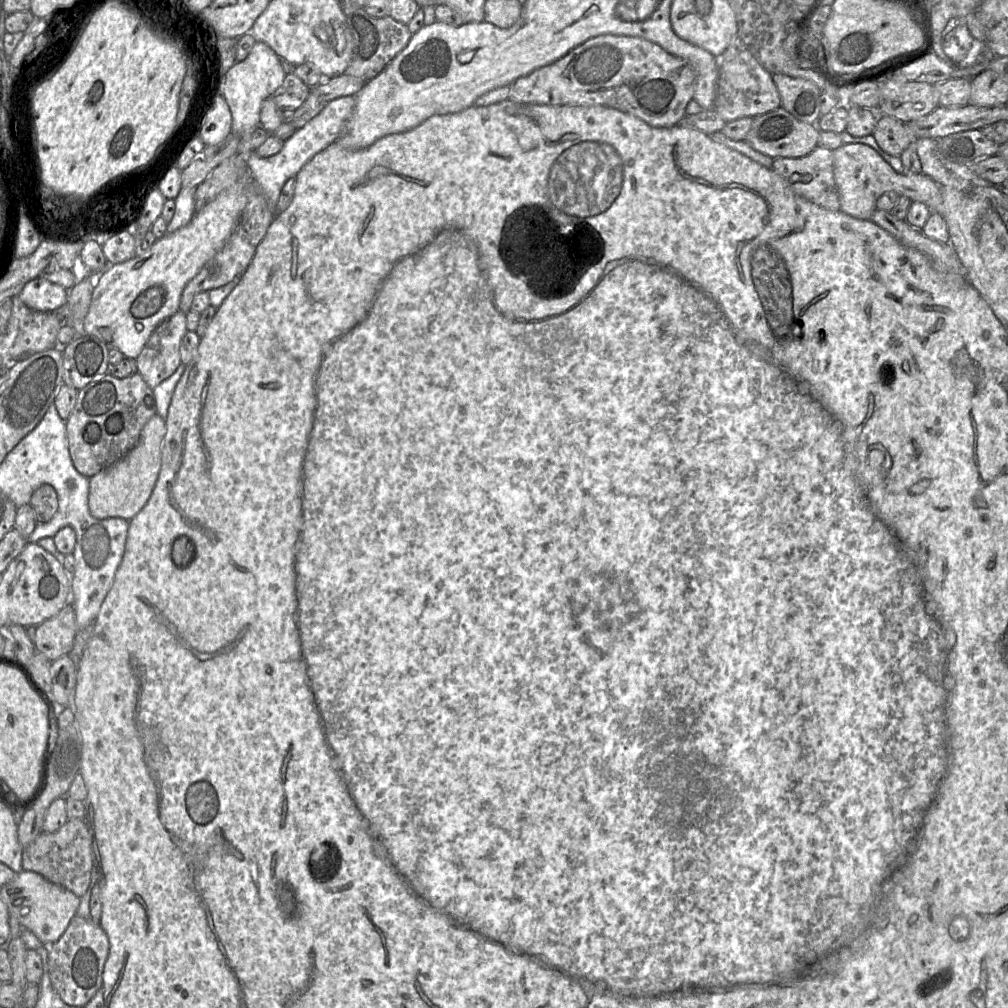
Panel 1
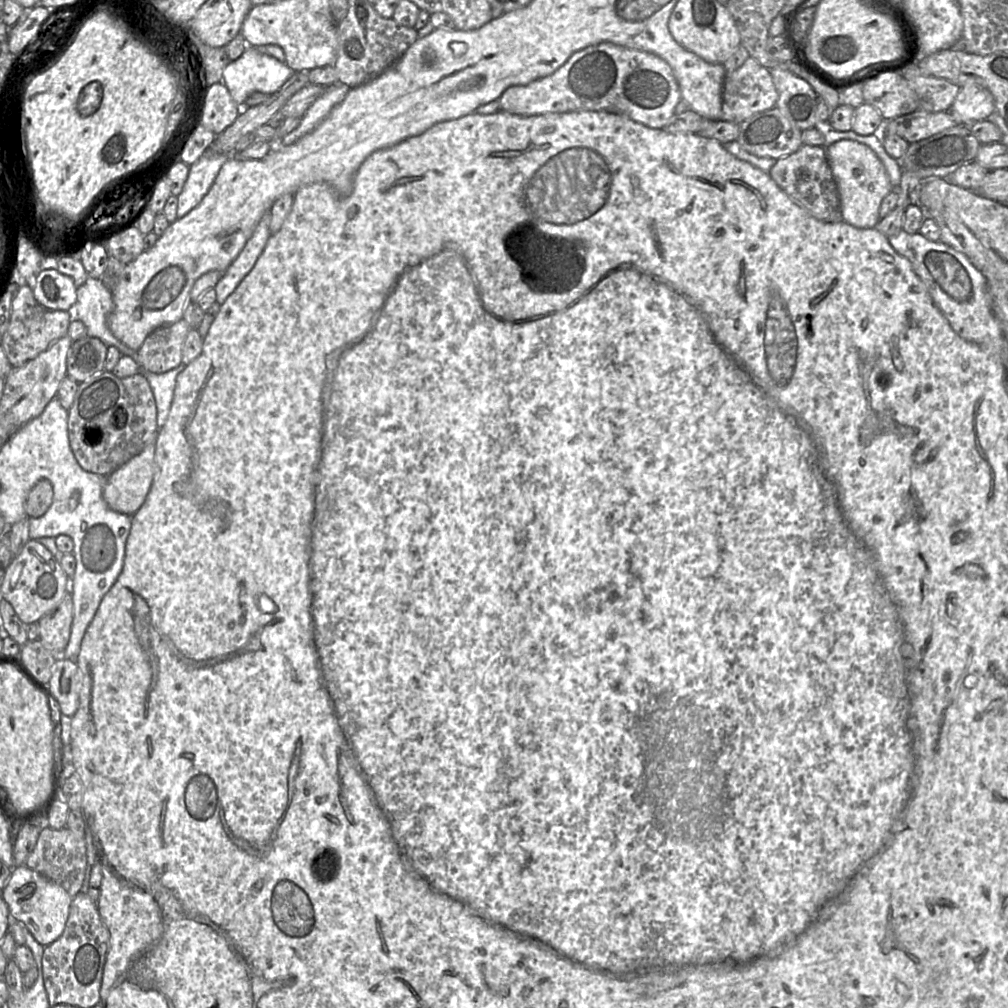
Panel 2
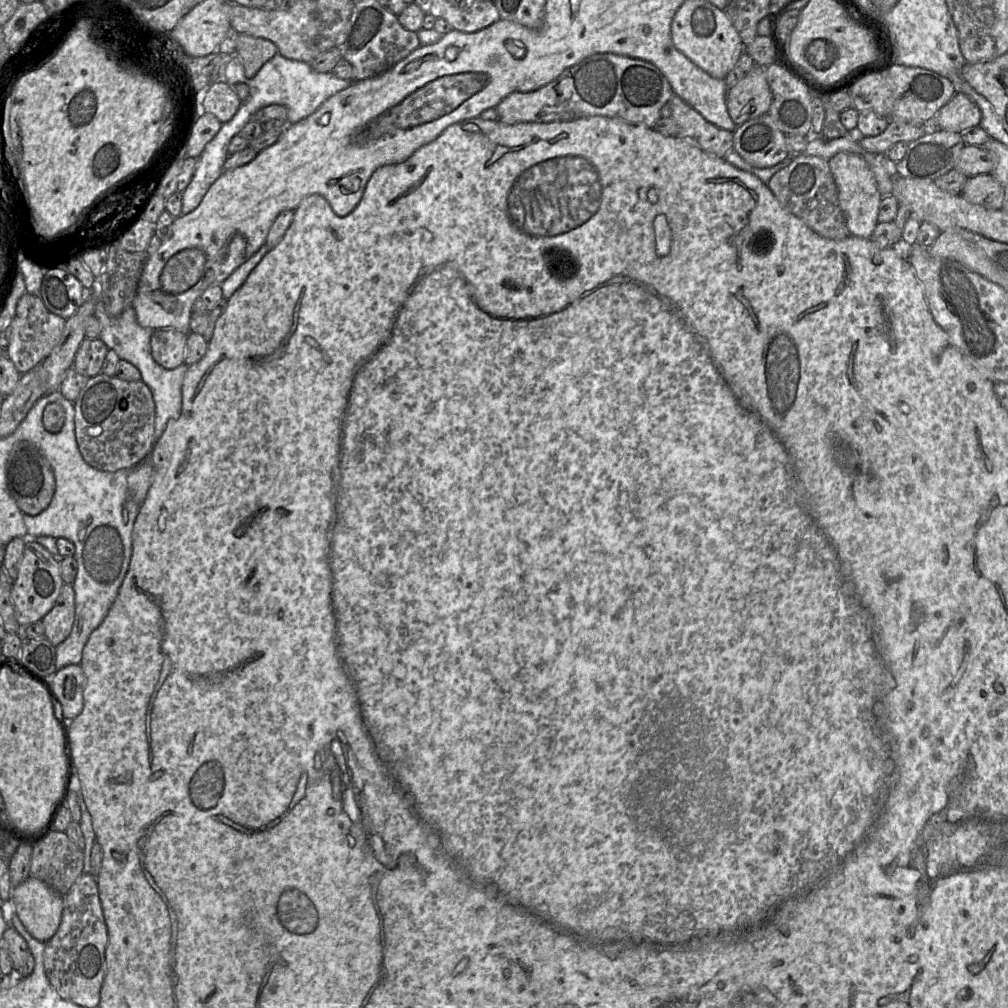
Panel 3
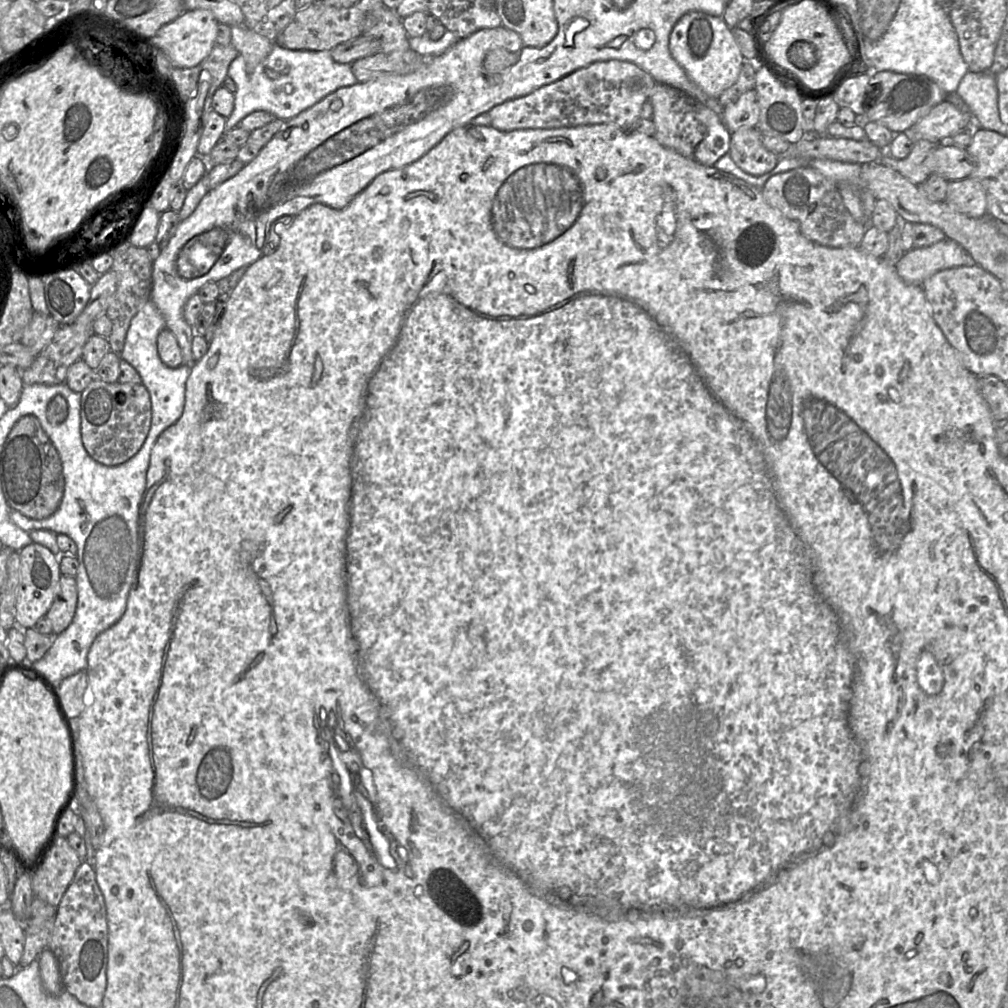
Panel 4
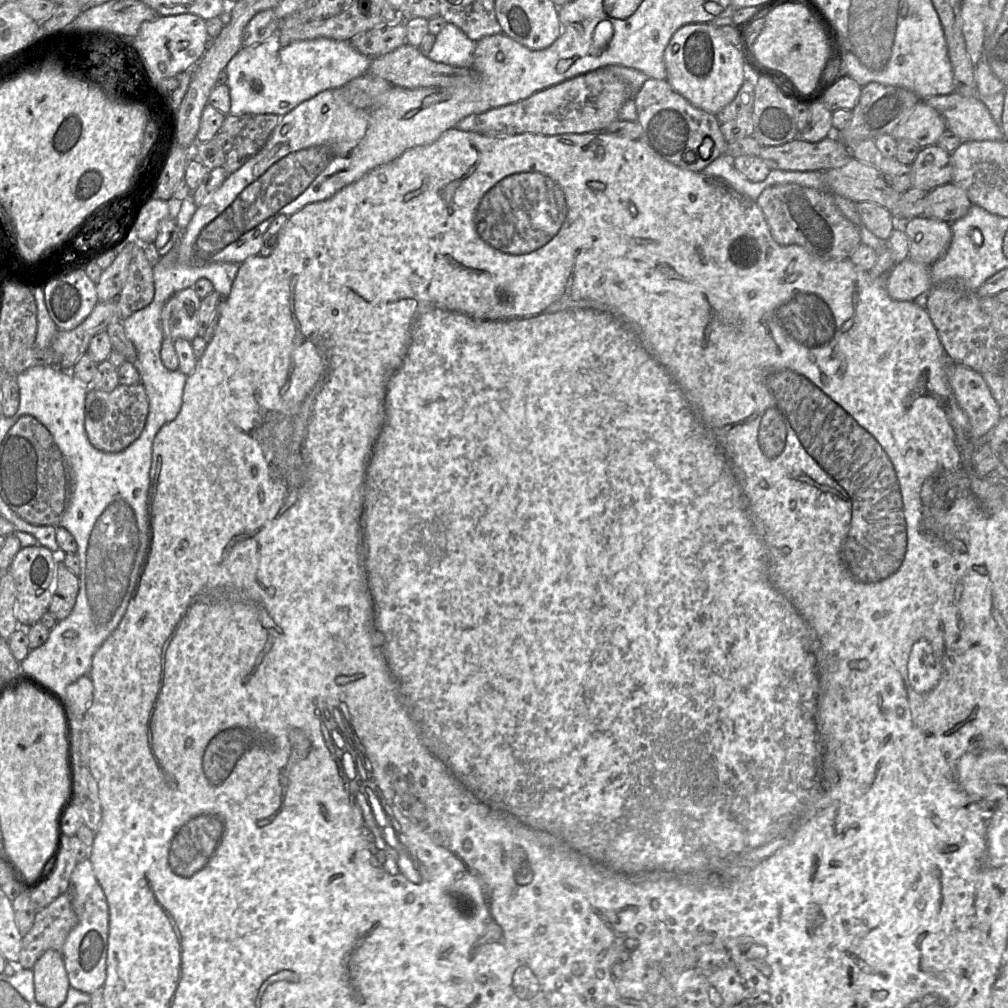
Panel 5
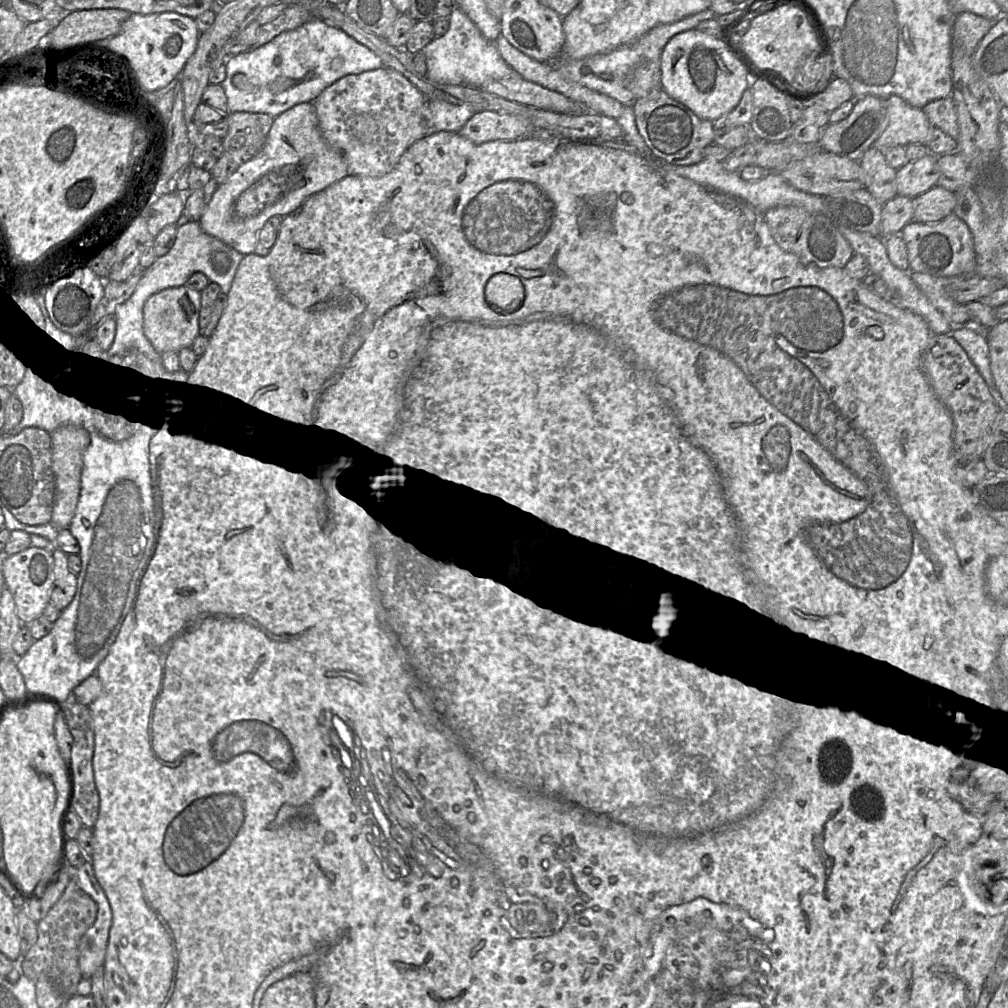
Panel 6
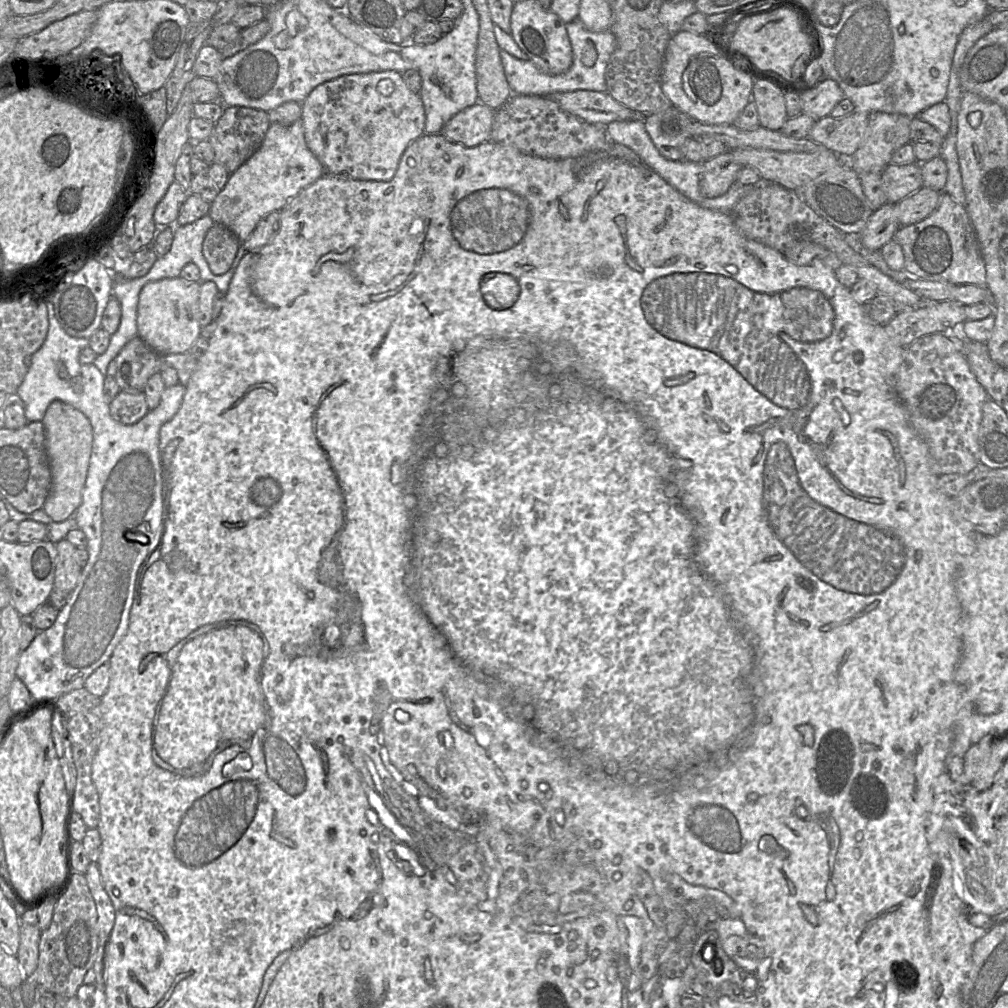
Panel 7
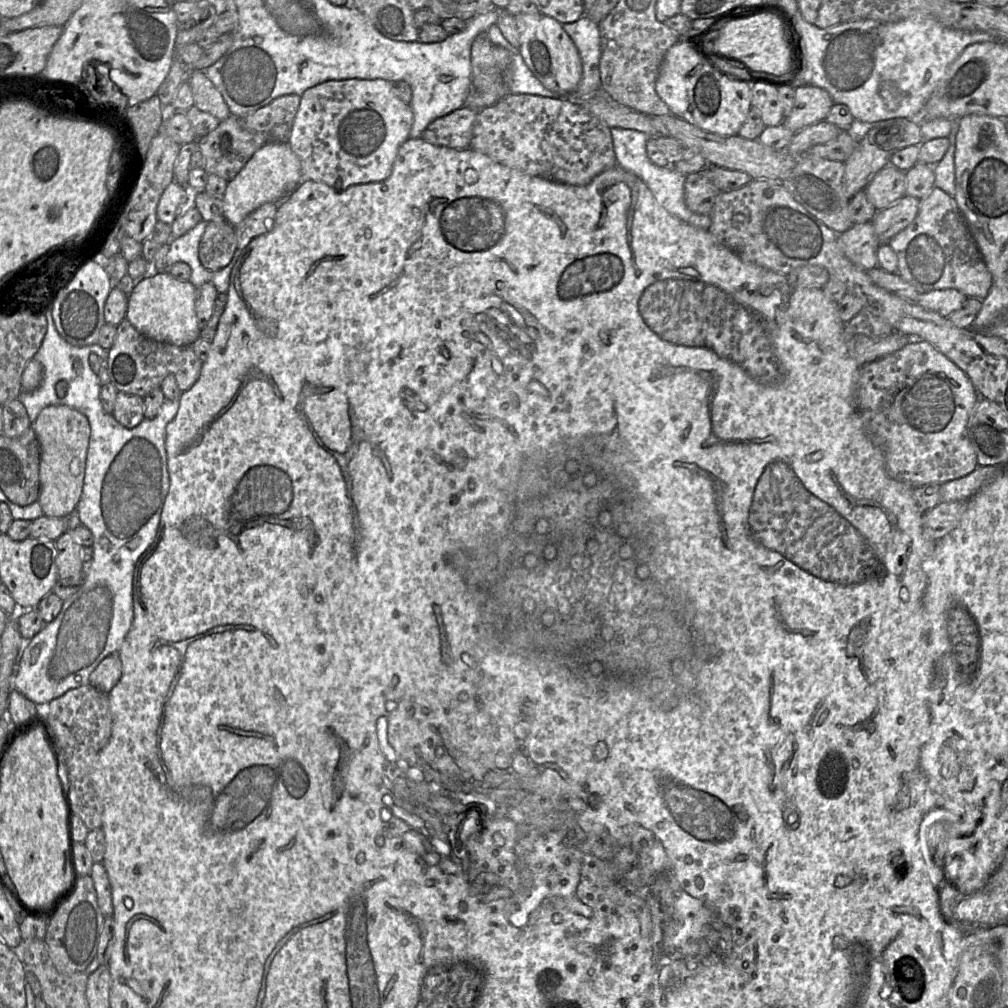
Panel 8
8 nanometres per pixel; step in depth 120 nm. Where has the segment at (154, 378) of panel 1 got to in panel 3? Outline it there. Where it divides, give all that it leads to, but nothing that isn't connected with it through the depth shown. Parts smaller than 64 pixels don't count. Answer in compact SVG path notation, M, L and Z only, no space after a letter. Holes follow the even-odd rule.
M175 328L155 329L150 338L153 359L165 369L175 369L185 364L188 334Z

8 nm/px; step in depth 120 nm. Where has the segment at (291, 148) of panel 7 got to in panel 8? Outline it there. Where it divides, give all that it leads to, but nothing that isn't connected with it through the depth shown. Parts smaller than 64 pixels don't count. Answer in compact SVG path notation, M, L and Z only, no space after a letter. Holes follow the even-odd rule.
M288 142L265 143L241 171L227 183L223 195L223 217L232 226L265 203L276 203L288 196L303 180L301 164Z

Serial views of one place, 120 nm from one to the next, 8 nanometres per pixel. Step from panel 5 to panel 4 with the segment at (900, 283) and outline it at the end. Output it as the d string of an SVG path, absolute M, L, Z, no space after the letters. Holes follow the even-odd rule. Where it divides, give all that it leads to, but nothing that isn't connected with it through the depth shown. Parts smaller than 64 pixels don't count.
M945 238L931 246L913 248L896 265L899 277L909 284L922 285L935 273L954 267L975 265L958 243Z

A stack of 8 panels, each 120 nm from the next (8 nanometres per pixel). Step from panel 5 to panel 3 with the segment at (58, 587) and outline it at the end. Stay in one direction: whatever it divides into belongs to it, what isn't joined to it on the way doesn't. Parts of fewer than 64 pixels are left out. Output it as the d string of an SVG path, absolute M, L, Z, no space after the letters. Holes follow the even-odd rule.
M64 583L54 606L41 620L45 638L58 646L70 635L74 617L75 592L71 584Z

